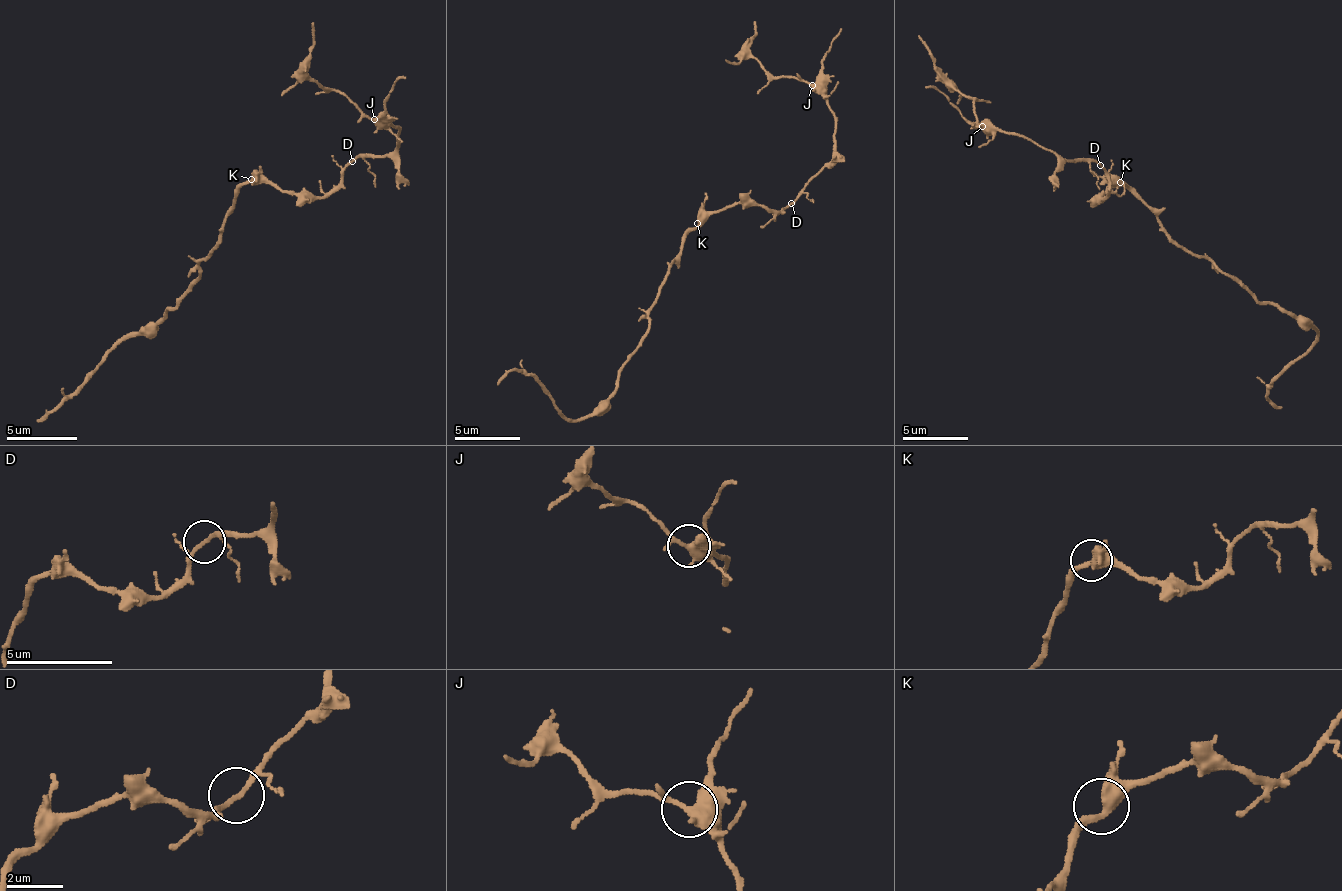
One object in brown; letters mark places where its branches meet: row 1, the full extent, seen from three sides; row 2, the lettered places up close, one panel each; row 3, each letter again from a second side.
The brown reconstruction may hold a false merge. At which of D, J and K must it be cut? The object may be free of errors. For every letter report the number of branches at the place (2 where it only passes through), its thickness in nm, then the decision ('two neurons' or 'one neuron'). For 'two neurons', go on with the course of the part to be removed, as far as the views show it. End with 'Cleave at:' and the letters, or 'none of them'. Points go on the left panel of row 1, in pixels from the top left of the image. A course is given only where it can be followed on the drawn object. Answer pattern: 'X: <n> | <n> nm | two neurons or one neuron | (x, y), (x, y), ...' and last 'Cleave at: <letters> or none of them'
D: 4 | 140 nm | one neuron
J: 5 | 400 nm | one neuron
K: 3 | 380 nm | one neuron
Cleave at: none of them

